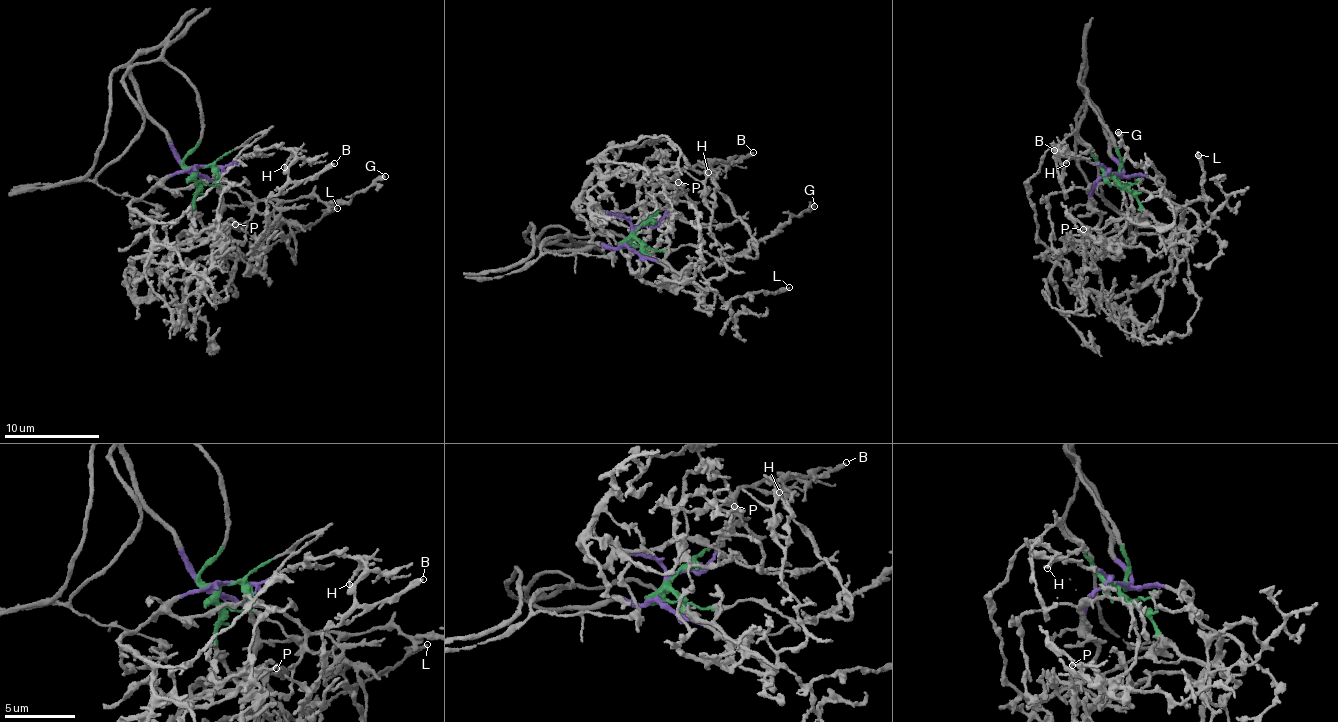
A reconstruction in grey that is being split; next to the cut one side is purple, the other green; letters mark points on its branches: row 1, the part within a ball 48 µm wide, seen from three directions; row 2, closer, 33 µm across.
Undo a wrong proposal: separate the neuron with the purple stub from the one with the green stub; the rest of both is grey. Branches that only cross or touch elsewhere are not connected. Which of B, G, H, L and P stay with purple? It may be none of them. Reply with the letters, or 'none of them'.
B, G, H, P

